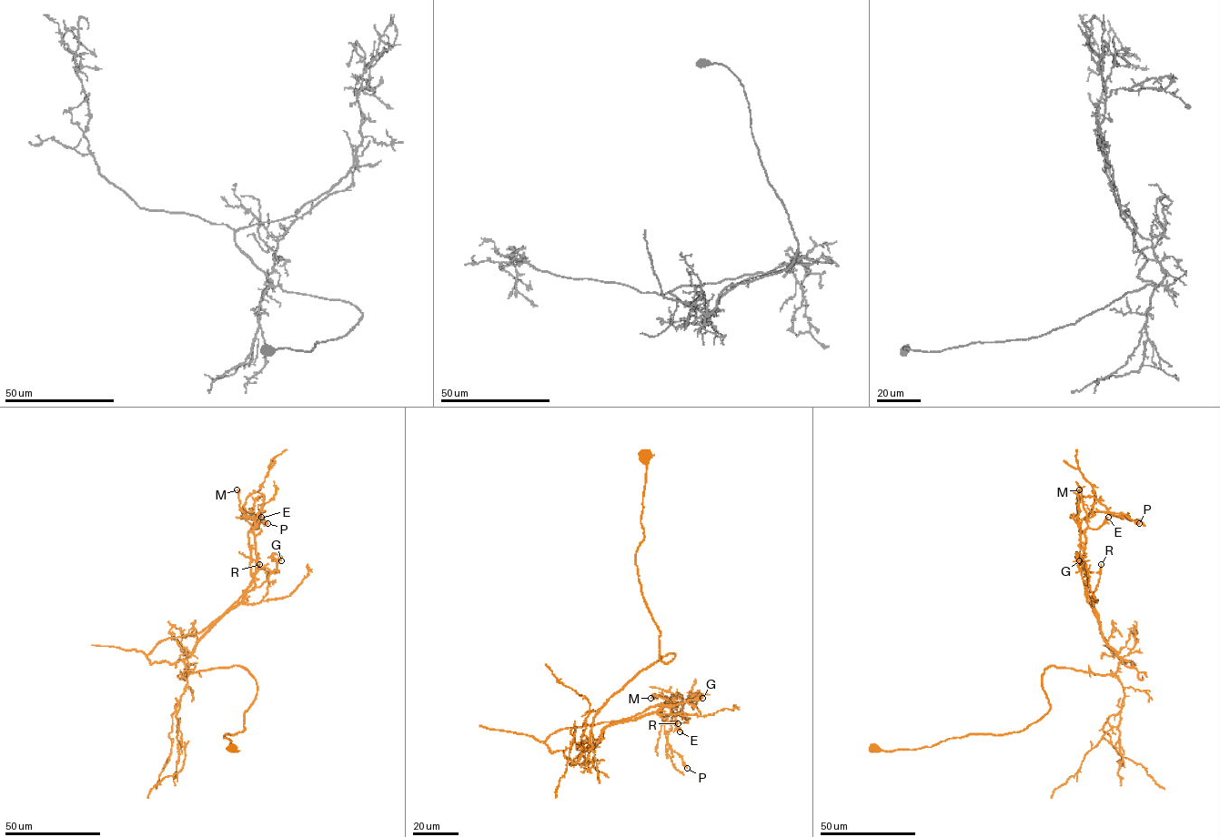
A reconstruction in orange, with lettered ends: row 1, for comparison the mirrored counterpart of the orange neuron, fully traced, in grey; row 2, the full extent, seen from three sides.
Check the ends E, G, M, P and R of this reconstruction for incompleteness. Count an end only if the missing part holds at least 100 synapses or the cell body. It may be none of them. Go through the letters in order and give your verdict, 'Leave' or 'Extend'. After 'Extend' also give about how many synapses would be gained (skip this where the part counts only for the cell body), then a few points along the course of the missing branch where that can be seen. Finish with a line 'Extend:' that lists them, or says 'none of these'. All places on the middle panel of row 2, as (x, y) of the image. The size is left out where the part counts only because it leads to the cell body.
E: Leave
G: Leave
M: Leave
P: Leave
R: Leave
Extend: none of these

